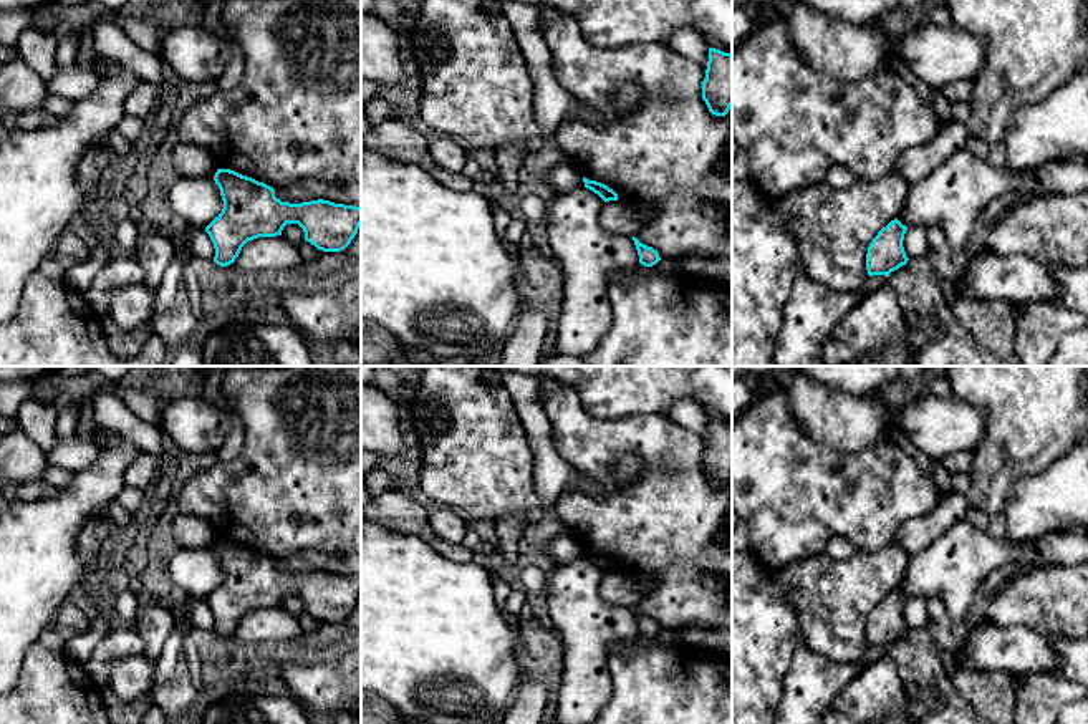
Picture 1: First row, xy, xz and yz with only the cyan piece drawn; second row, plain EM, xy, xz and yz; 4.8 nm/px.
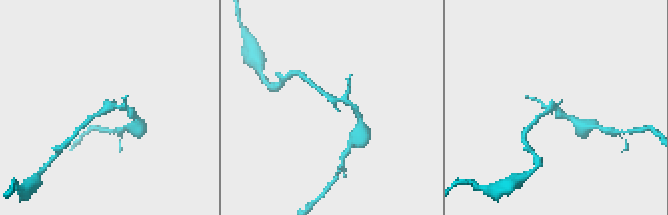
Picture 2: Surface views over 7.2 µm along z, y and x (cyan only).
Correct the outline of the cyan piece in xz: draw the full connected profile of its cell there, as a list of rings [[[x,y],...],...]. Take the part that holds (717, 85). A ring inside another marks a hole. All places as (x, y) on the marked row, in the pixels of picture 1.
[[[709,48],[702,99],[715,116],[725,116],[732,108],[732,55]]]

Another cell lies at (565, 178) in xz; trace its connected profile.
[[[561,164],[540,176],[551,194],[566,194],[585,187],[583,176],[573,164]]]

